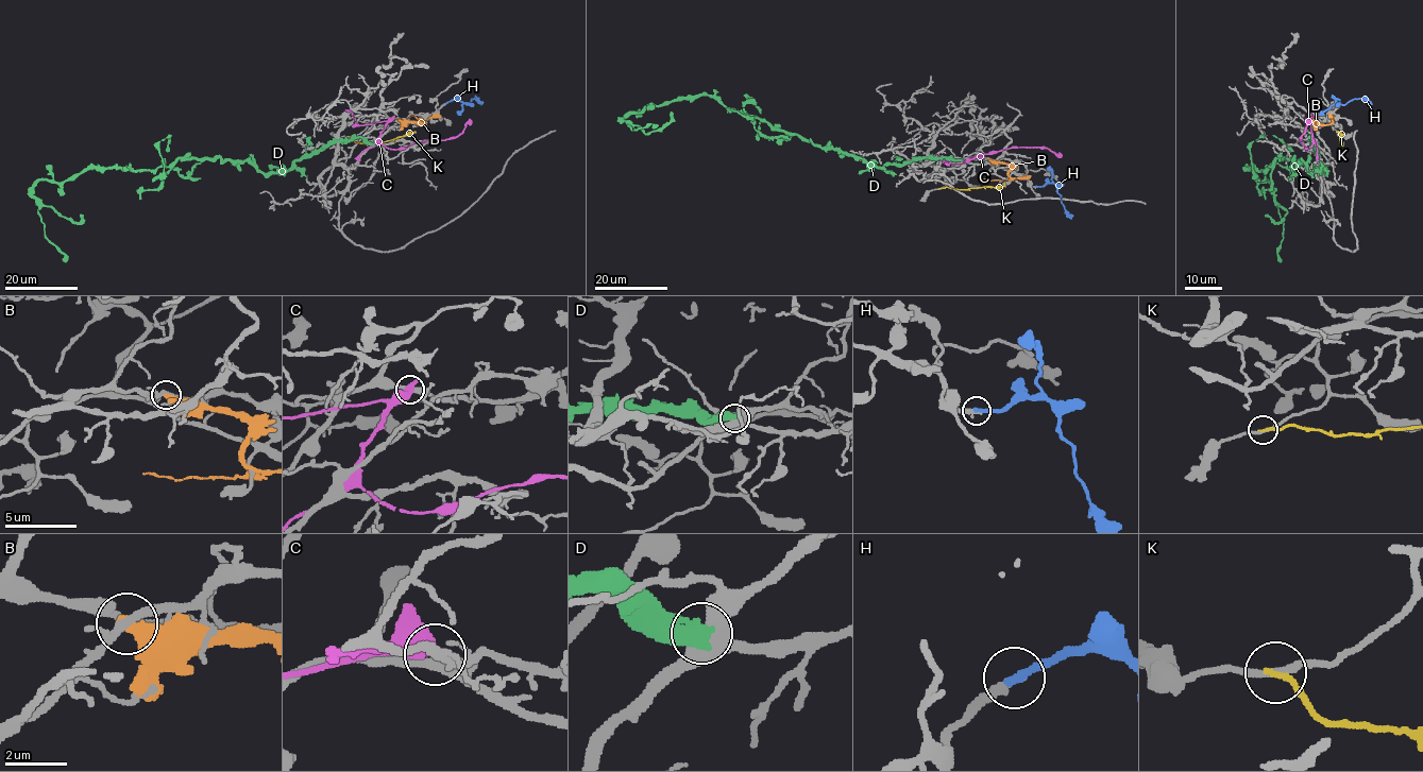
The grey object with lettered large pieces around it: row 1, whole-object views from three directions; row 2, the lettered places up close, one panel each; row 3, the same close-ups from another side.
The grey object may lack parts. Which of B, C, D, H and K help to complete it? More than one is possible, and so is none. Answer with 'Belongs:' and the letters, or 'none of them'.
Belongs: H

